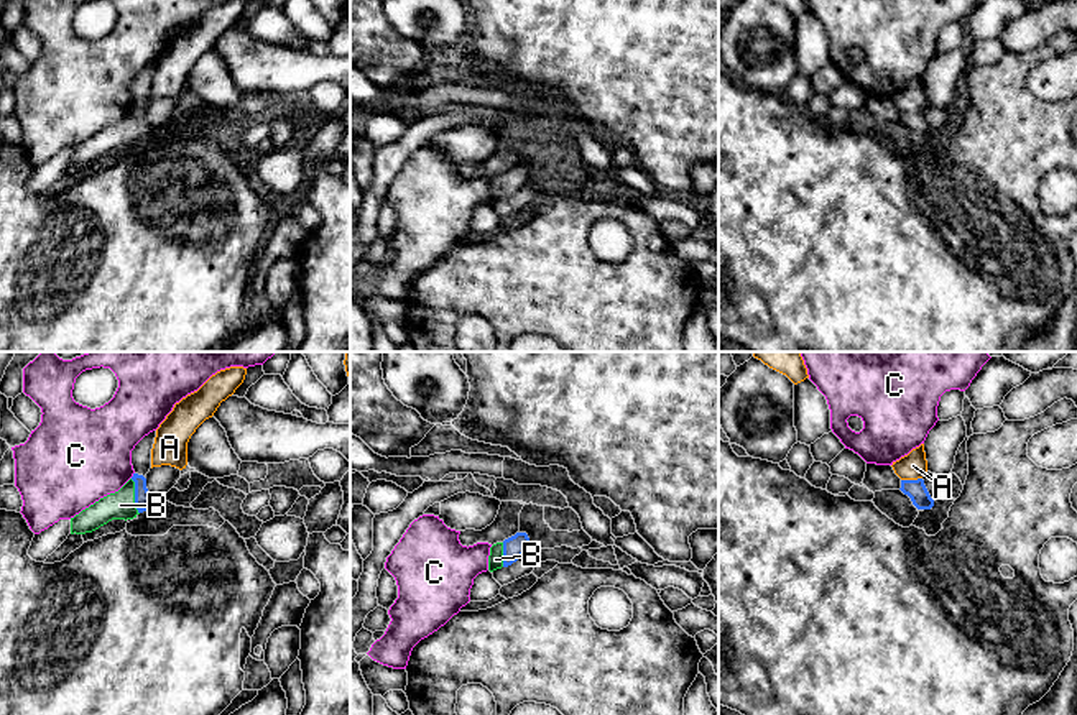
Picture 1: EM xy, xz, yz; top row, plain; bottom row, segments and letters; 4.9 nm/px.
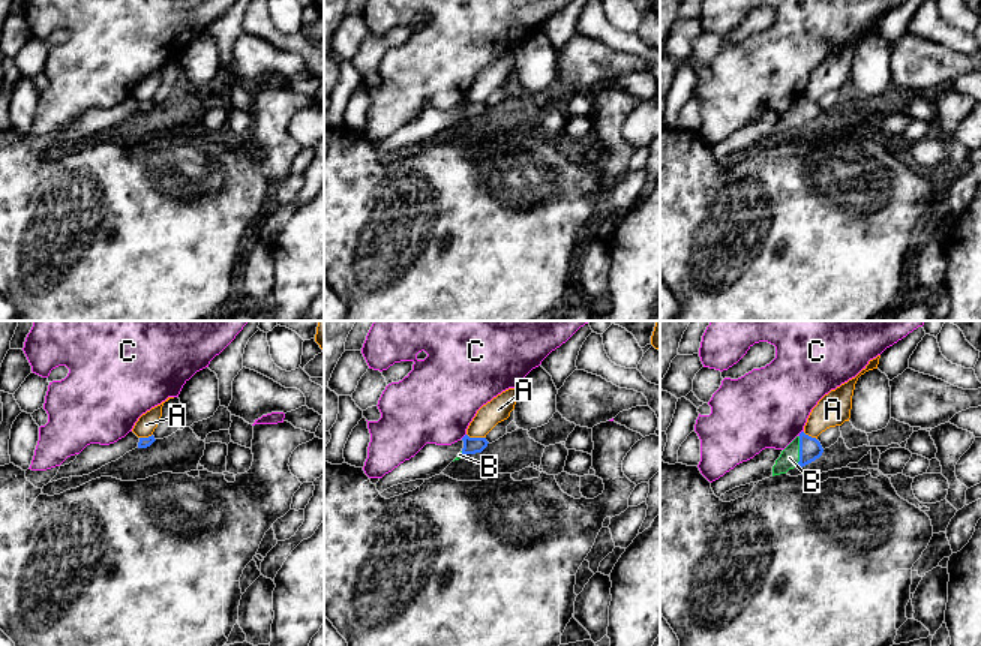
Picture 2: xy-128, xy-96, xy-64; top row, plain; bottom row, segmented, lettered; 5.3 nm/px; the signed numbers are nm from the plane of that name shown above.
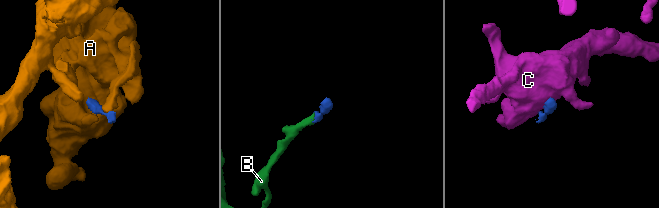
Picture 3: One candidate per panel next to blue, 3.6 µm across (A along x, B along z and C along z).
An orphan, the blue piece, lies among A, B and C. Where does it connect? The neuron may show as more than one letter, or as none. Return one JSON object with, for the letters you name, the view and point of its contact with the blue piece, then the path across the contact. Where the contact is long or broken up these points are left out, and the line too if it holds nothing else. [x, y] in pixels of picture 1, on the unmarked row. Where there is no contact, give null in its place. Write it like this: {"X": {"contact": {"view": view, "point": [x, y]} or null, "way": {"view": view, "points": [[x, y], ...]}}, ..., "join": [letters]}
{"B": {"contact": {"view": "xy", "point": [135, 129]}}, "join": ["B"]}

